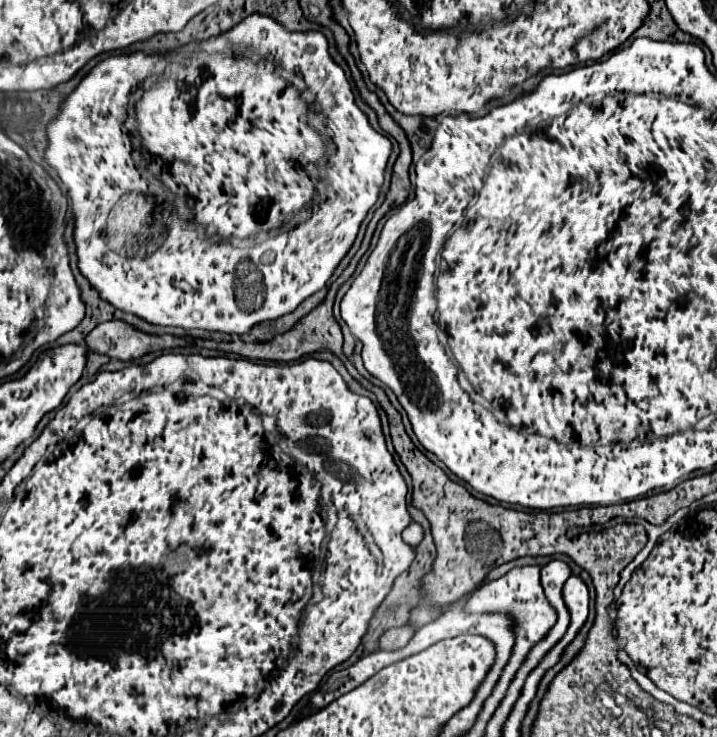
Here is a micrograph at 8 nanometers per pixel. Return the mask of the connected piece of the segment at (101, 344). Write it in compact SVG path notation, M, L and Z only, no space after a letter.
M120 320L98 324L86 336L86 346L92 348L92 352L106 354L116 360L132 360L151 350L148 334L138 332Z

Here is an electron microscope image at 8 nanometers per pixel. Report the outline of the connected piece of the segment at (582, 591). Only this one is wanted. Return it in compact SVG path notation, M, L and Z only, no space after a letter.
M572 574L562 588L562 598L570 610L570 626L566 632L576 634L588 616L588 588L578 576Z

